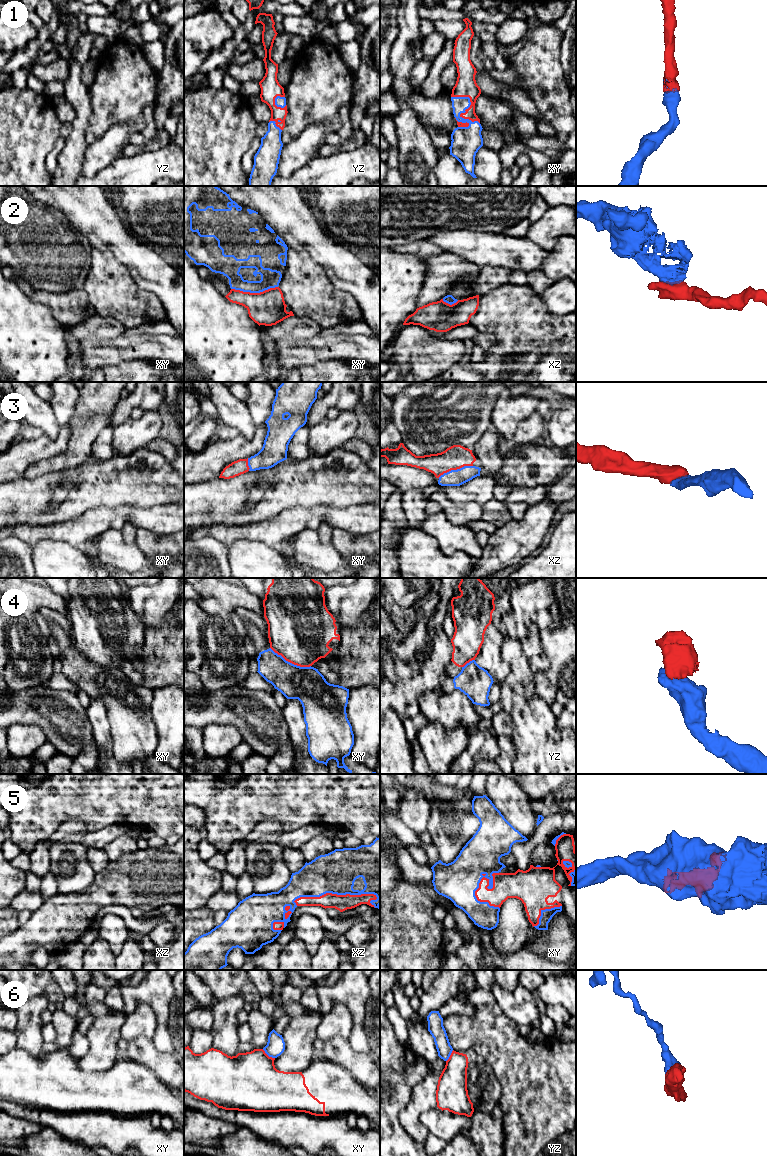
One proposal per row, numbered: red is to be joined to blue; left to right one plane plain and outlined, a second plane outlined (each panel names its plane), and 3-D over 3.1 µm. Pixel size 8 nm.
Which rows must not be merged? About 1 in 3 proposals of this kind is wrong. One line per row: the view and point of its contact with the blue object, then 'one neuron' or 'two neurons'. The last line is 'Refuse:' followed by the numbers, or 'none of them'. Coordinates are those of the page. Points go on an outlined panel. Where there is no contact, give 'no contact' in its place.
1: meets blue in xy at (467, 108); one neuron
2: meets blue in xy at (254, 292); two neurons
3: meets blue in xz at (455, 470); one neuron
4: meets blue in xy at (289, 662); two neurons
5: meets blue in xz at (335, 893); one neuron
6: meets blue in xy at (268, 1055); two neurons
Refuse: 2, 4, 6

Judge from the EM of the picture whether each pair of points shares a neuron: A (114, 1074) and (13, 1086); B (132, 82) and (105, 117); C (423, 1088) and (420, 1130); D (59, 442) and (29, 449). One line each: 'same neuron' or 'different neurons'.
A: same neuron
B: same neuron
C: same neuron
D: same neuron

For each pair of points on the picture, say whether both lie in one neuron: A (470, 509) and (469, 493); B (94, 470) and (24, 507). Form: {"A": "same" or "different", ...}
{"A": "different", "B": "same"}

